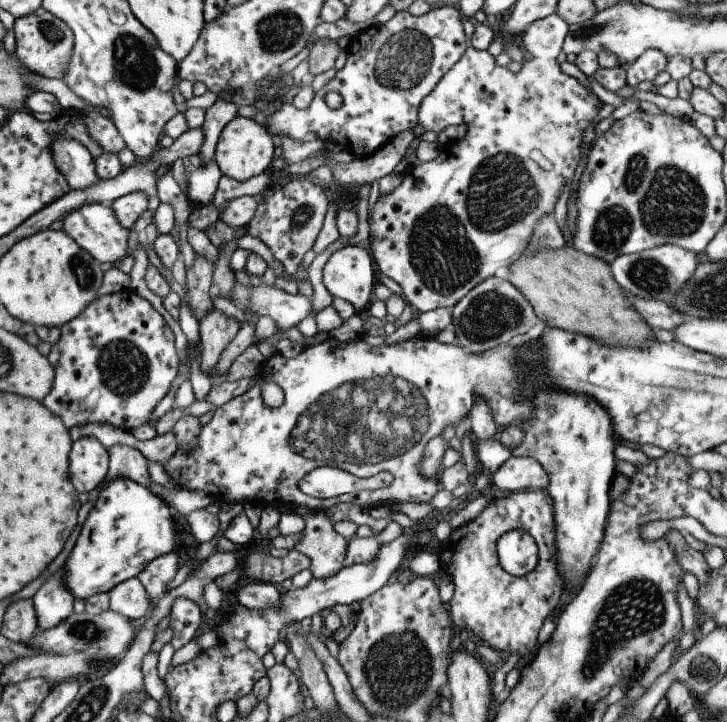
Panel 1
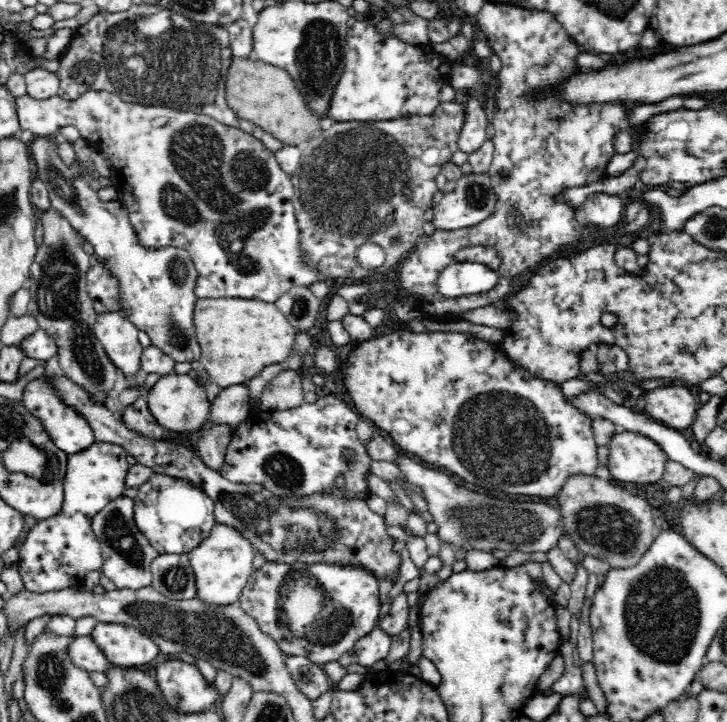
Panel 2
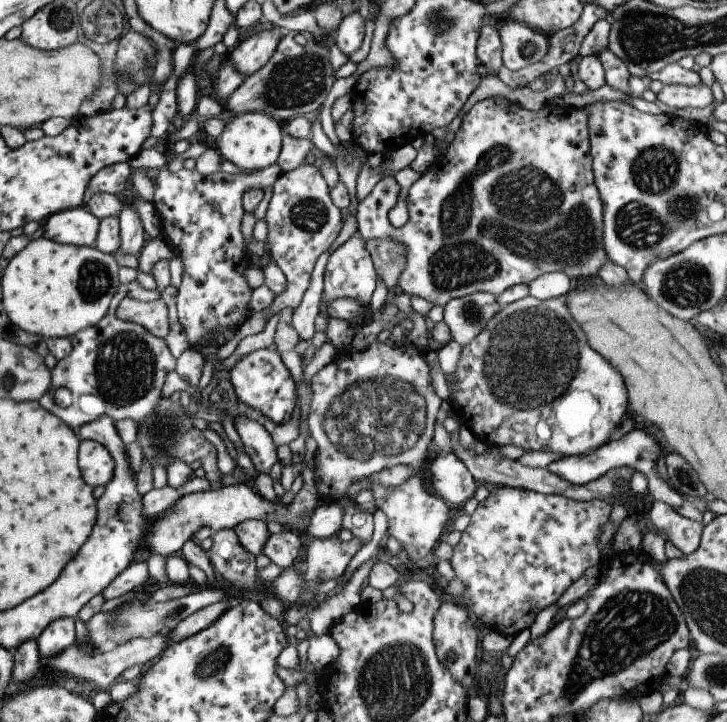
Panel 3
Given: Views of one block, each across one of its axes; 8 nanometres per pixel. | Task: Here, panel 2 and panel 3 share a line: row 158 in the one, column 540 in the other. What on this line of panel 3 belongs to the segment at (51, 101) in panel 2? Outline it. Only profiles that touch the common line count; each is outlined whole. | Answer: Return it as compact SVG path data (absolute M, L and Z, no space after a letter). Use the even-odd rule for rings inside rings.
M491 97L478 101L463 118L460 129L454 134L454 139L447 147L445 155L436 158L431 167L418 179L407 196L408 222L396 228L388 221L388 212L396 206L400 185L392 175L382 177L361 201L356 209L357 234L366 241L368 239L386 239L390 237L403 242L407 248L407 267L399 276L398 291L419 296L428 302L445 306L451 300L484 291L497 296L514 285L528 285L535 278L546 273L565 272L568 278L578 282L597 280L599 270L609 260L603 243L603 202L595 185L591 148L588 134L587 114L584 108L562 107L550 102L538 111L529 111L501 97Z

